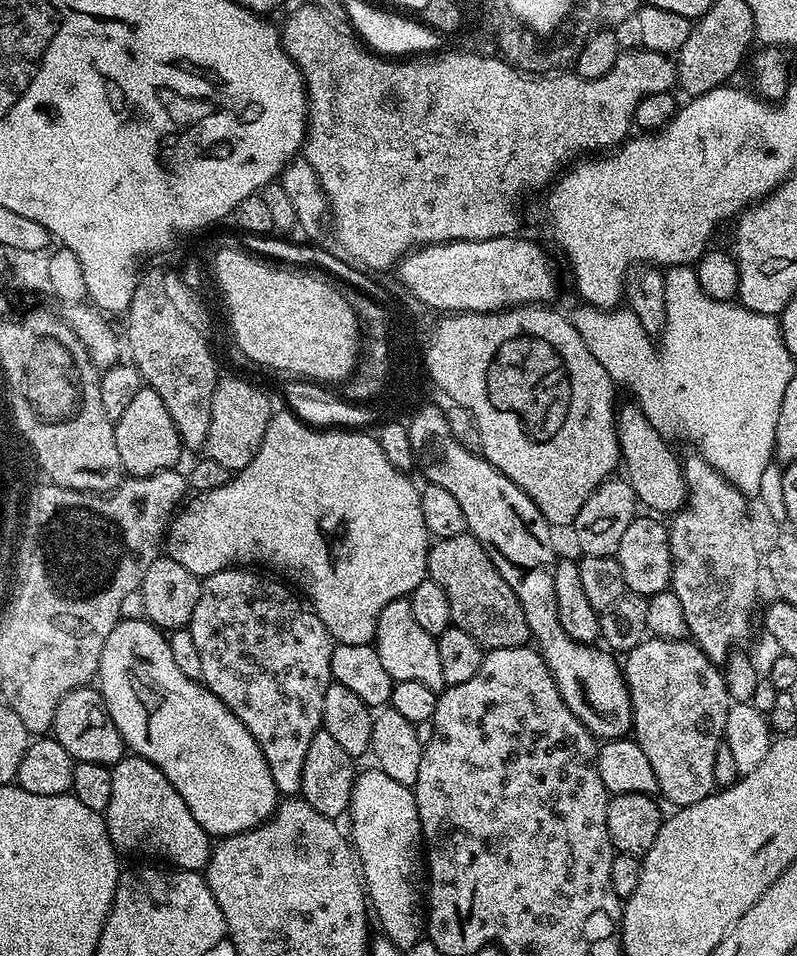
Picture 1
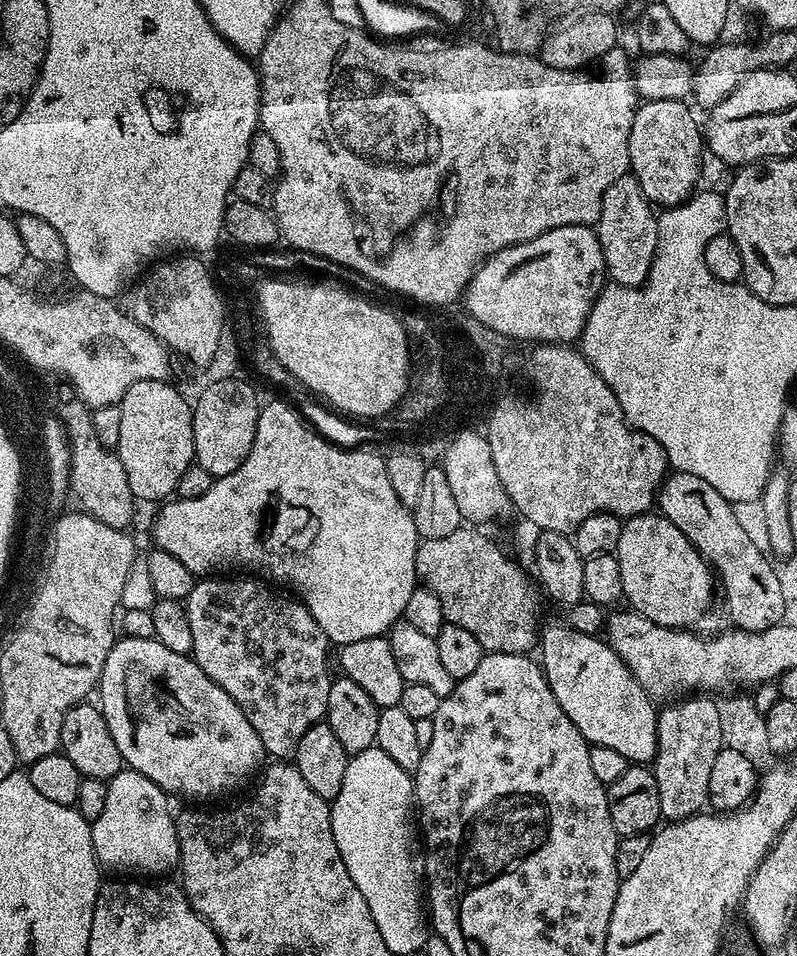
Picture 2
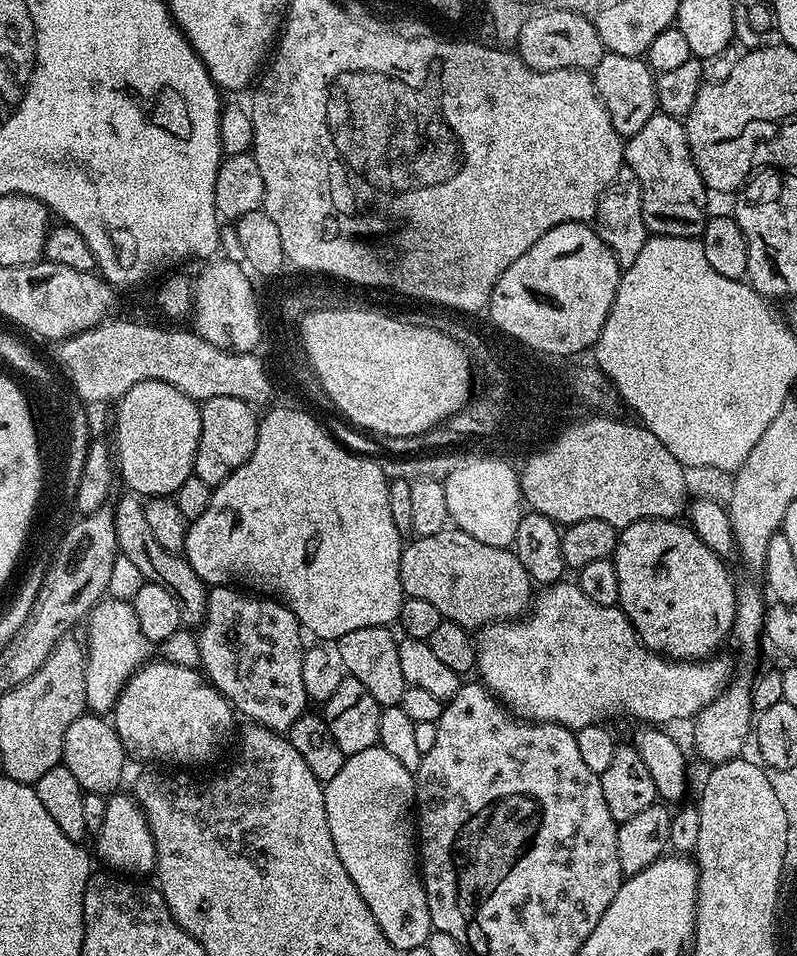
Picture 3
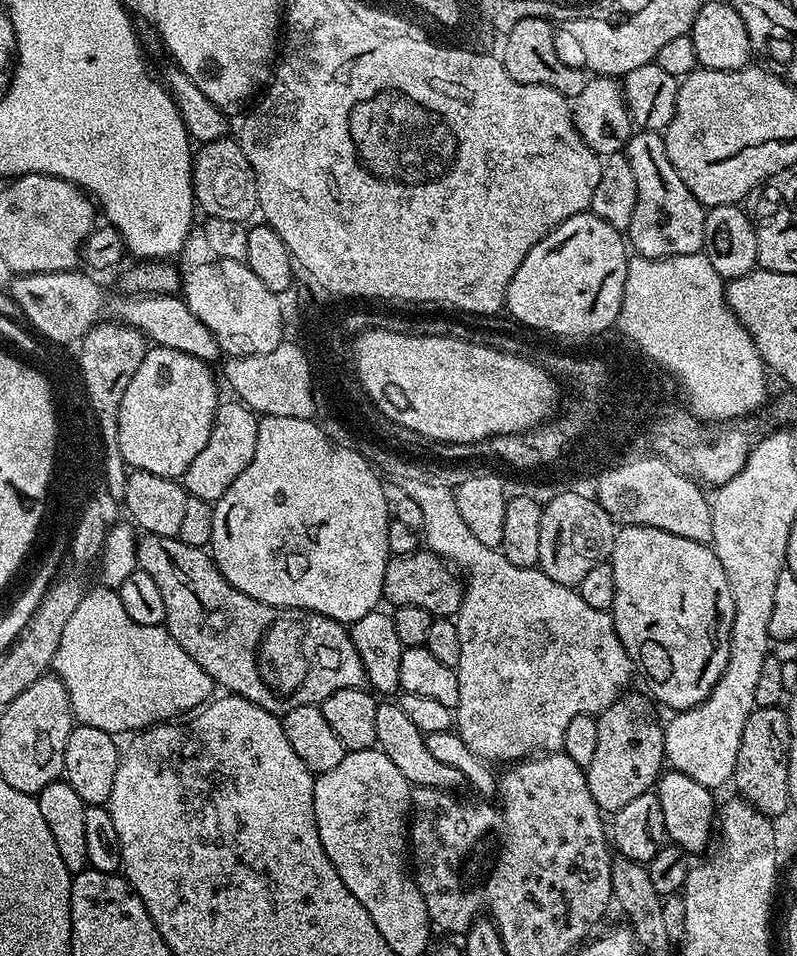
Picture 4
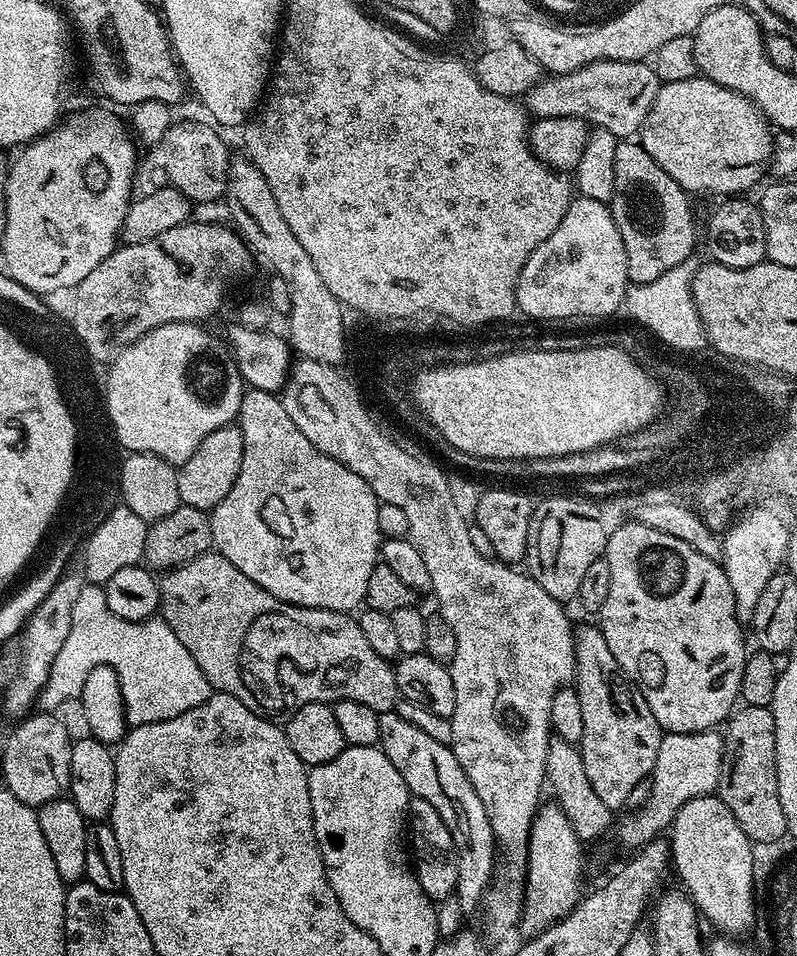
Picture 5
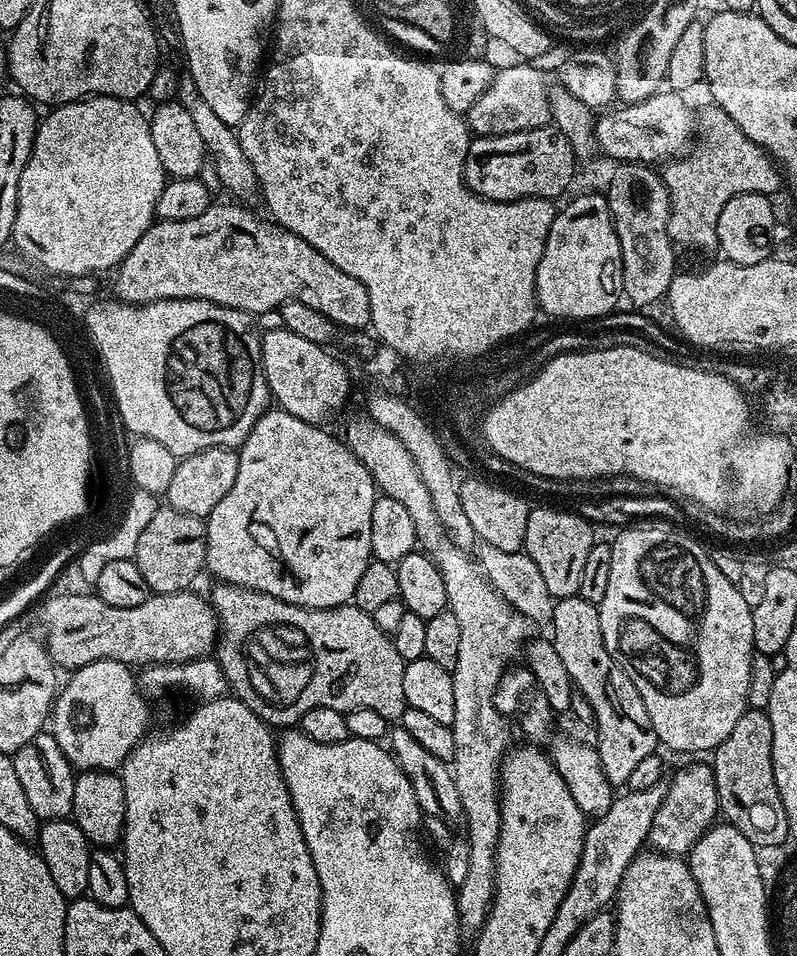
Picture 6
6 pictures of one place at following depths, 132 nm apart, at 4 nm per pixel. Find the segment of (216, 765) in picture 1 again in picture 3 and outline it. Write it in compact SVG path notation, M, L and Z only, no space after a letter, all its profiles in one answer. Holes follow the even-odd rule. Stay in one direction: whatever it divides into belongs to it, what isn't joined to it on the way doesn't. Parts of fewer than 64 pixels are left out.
M165 658L155 660L144 664L129 677L116 700L114 723L124 751L129 757L157 760L160 764L204 764L227 742L232 732L234 709L196 668L174 664Z

